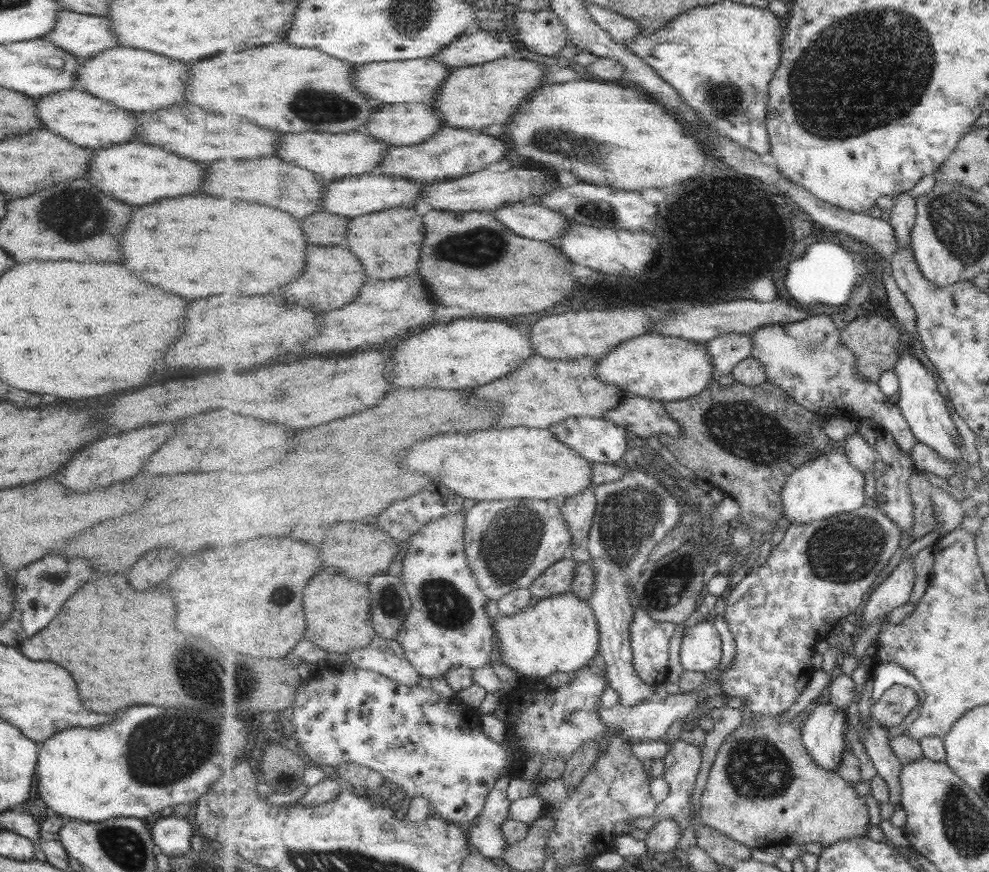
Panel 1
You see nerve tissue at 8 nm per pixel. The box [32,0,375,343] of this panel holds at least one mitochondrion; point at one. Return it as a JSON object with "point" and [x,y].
{"point":[70,214]}

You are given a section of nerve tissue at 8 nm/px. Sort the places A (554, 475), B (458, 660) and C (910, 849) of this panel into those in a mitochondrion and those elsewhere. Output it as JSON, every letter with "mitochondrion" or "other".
{"A":"other","B":"other","C":"other"}

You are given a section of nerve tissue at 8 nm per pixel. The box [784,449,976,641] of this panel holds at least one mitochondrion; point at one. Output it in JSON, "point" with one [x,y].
{"point":[841,553]}

